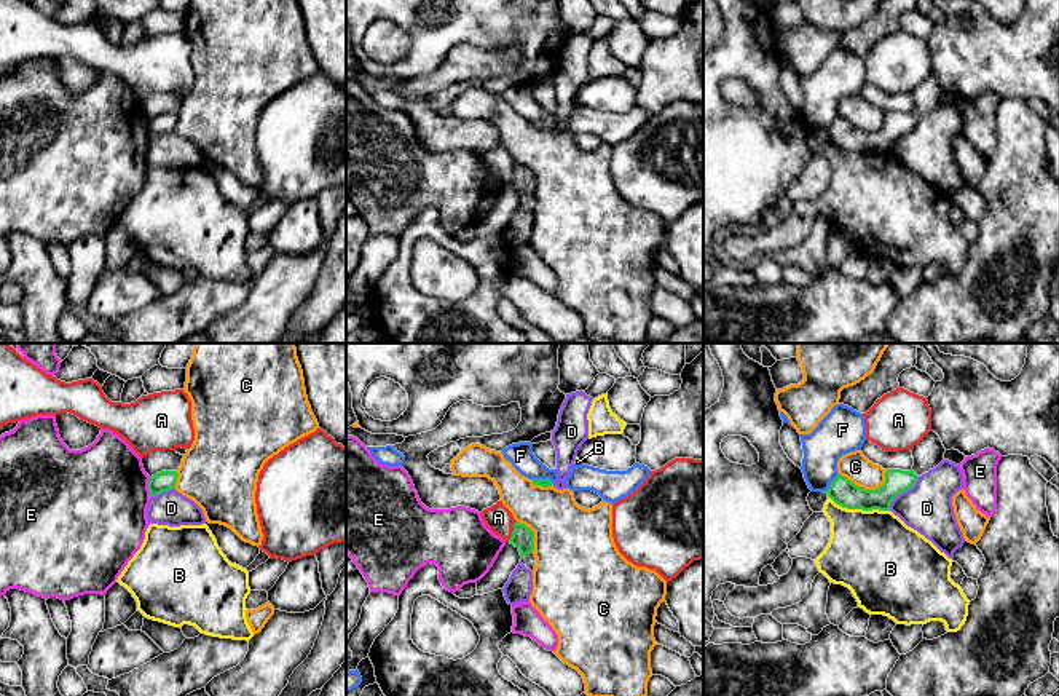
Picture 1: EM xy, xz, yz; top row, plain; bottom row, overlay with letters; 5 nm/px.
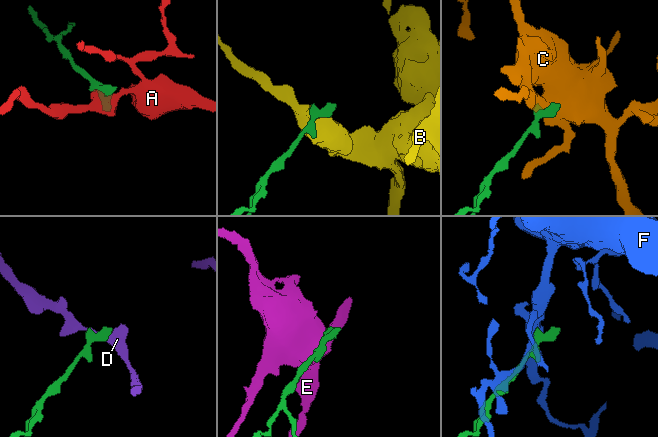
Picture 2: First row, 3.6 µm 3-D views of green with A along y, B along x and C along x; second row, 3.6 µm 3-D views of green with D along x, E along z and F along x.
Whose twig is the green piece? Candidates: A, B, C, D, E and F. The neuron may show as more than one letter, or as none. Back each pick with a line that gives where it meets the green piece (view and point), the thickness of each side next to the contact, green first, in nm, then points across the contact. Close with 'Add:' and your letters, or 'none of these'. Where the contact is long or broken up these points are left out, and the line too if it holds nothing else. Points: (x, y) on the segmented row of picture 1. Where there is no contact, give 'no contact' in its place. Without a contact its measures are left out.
Add: none of these

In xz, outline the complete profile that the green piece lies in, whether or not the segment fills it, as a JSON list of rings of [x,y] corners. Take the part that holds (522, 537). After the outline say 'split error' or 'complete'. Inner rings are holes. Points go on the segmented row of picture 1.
[[[515,522],[509,543],[514,544],[520,551],[522,564],[533,571],[536,565],[536,557],[533,554],[534,532],[525,524]]]; split error

